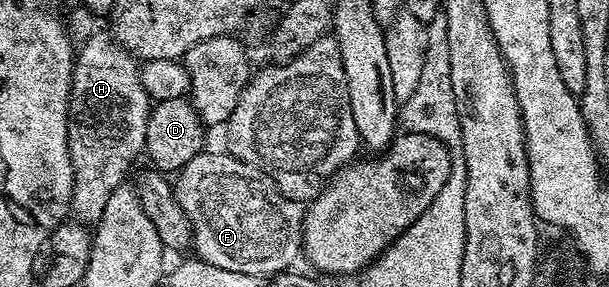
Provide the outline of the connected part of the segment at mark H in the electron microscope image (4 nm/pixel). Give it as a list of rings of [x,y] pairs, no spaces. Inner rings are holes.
[[[109,34],[94,35],[77,48],[68,109],[68,153],[74,174],[70,215],[77,222],[97,225],[108,197],[123,186],[134,158],[145,152],[151,106],[140,81],[139,60]]]

